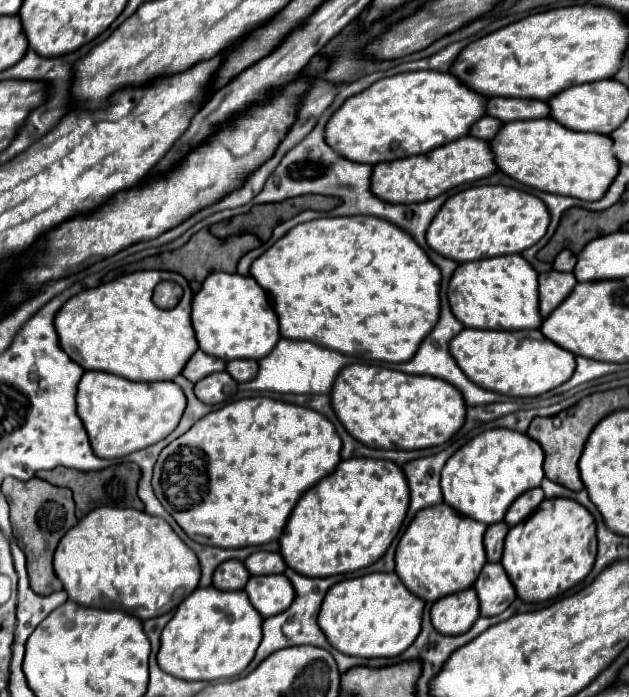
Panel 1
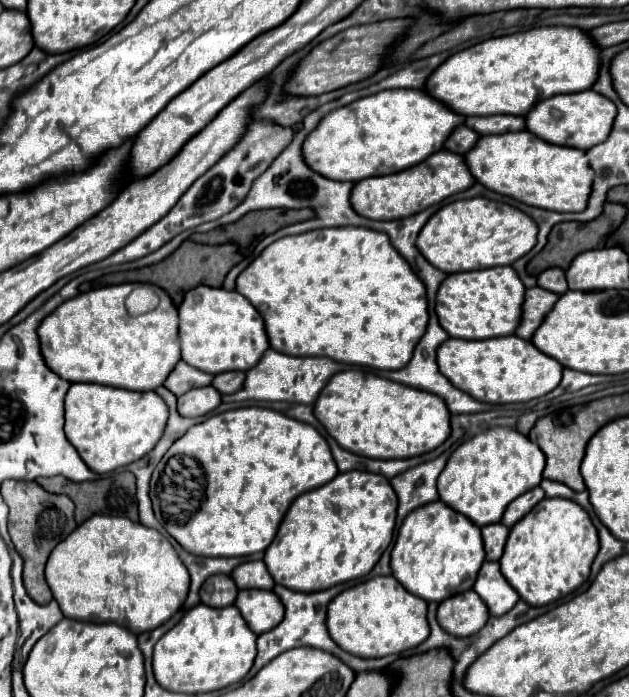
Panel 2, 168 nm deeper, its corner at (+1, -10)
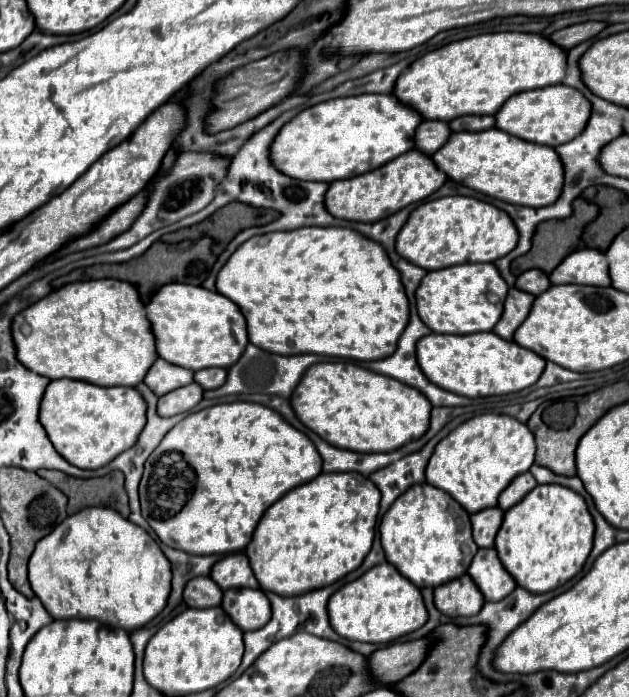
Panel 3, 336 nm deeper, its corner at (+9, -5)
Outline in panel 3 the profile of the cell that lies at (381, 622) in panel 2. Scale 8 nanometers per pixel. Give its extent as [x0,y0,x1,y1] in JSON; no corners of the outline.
[328,563,428,643]

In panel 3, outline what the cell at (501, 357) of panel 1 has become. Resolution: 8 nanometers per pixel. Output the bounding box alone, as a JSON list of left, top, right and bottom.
[418,333,546,397]

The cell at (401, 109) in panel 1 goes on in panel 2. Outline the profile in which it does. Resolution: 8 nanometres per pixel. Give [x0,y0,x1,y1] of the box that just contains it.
[302,90,464,182]

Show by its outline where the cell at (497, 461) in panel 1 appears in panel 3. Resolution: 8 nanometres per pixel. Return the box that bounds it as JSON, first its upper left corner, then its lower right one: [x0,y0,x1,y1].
[426,415,536,515]

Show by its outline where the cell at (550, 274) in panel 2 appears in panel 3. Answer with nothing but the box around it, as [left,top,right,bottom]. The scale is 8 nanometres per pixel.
[516,269,552,295]

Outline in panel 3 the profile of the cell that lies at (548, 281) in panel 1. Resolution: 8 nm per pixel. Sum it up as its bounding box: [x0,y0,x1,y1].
[494,287,534,339]

